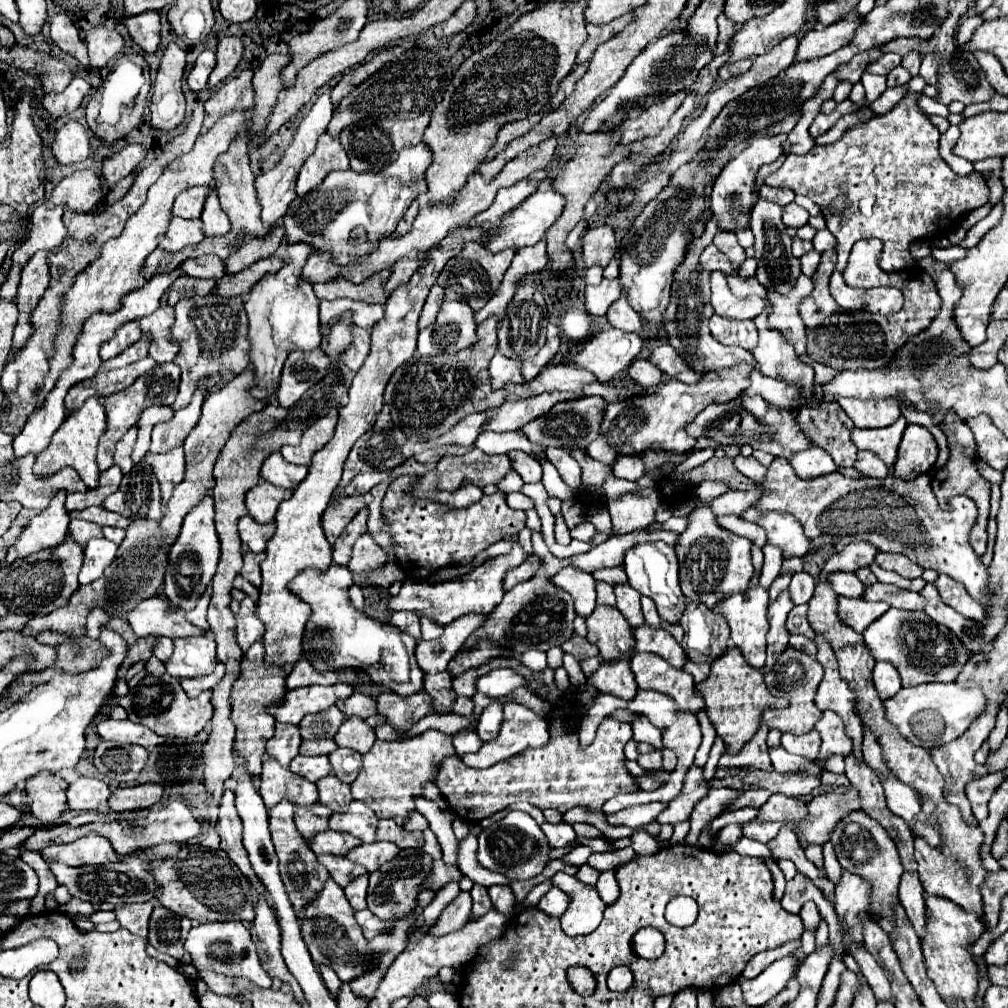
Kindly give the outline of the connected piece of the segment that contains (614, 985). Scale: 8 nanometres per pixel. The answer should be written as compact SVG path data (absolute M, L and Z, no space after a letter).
M625 966L613 968L613 970L609 972L609 976L607 976L607 986L609 986L611 990L615 990L615 992L623 992L623 990L627 990L631 984L633 984L633 974L631 974L631 970L625 968Z

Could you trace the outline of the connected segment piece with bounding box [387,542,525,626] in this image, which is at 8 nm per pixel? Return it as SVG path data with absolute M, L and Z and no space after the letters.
M515 542L513 550L505 556L497 556L495 560L489 560L487 564L481 564L467 576L467 580L451 580L441 584L425 584L425 582L405 582L401 592L387 602L387 610L399 612L415 612L415 616L425 616L435 624L449 624L451 620L457 620L459 616L465 616L467 612L479 612L479 614L491 614L495 610L495 604L503 598L503 574L519 564L525 562L525 552Z

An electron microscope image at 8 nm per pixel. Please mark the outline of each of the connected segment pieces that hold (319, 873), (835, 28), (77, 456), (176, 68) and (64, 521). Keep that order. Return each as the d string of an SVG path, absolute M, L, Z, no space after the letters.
M281 802L277 806L273 806L269 810L269 828L271 828L271 836L273 836L273 844L279 856L279 872L281 872L281 880L285 884L287 896L295 908L295 914L299 920L303 920L303 908L305 904L309 904L321 890L323 884L329 880L329 872L327 868L323 868L315 854L311 852L311 848L307 846L307 842L303 840L303 836L297 832L295 822L293 822L293 814L295 814L295 806L289 802Z
M849 12L845 18L825 26L823 30L807 32L799 42L797 60L815 60L843 48L843 44L849 44L851 36L855 36L855 28L859 28L859 24L863 24L863 20L855 20L855 16Z
M89 398L79 410L75 410L71 416L67 416L67 420L55 432L55 436L53 436L51 444L45 448L45 452L37 454L37 462L33 466L35 476L47 478L47 476L59 472L61 468L71 466L73 470L77 470L79 478L87 484L87 490L95 490L99 484L99 468L95 462L95 454L97 454L99 436L103 432L105 432L105 410L97 398Z
M169 44L163 52L151 98L151 126L157 130L175 130L185 118L185 98L181 78L185 72L185 52Z
M59 490L51 504L29 522L29 526L21 532L19 542L13 548L9 548L9 554L3 560L3 564L13 564L15 560L27 558L35 552L41 552L43 548L55 548L65 540L69 524L65 496L65 490Z

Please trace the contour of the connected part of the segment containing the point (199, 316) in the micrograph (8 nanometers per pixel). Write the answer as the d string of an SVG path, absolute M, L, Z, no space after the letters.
M217 294L207 296L193 296L183 298L179 304L175 304L177 320L173 326L173 340L179 346L179 352L175 356L175 364L181 366L181 384L175 404L171 405L174 411L185 408L191 402L191 396L195 394L195 388L207 380L207 376L213 376L219 372L219 368L231 368L231 372L241 374L249 360L249 340L247 340L247 314L243 308L243 300L237 298L223 298Z

